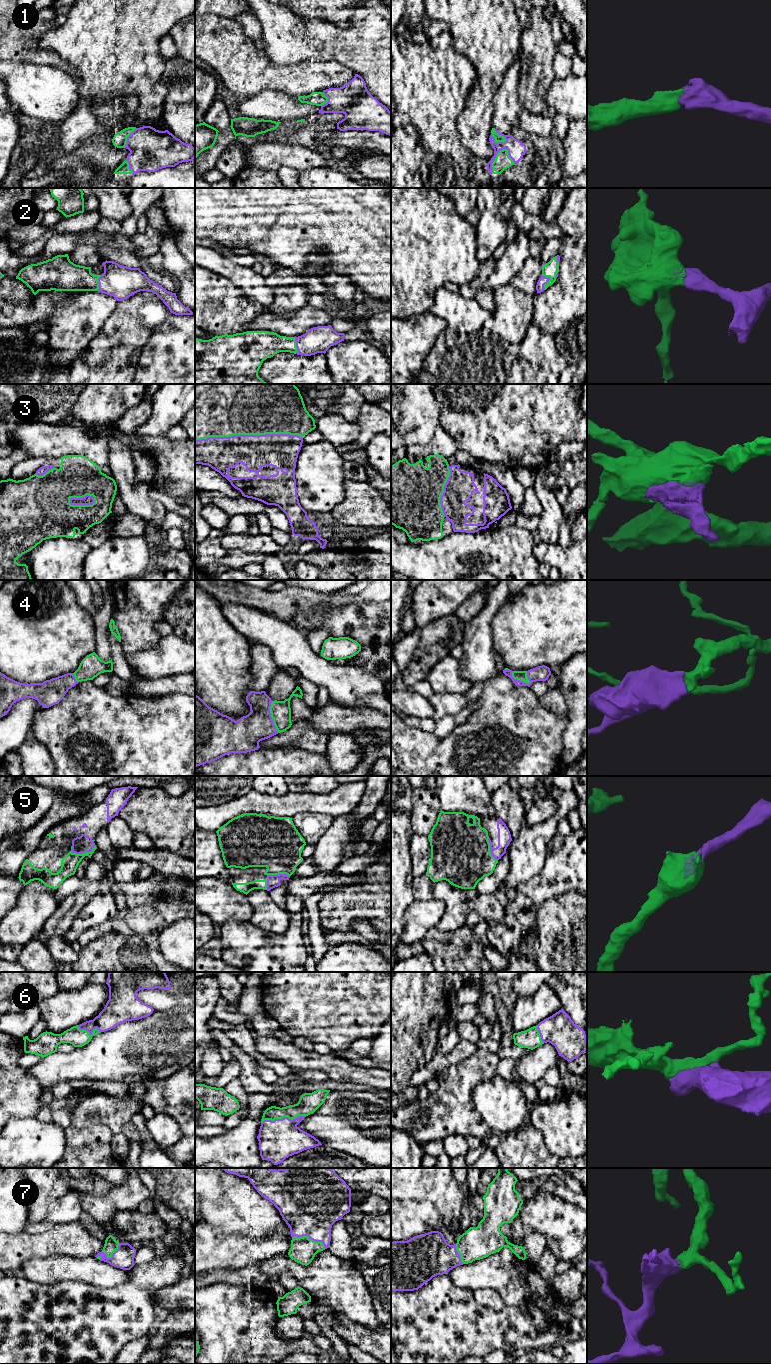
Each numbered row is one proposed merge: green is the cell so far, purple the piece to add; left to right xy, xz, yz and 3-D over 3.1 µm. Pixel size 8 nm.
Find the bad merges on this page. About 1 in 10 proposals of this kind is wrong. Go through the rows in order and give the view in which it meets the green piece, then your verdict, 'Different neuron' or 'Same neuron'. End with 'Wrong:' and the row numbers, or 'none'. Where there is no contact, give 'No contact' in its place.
1: Touches green in yz. Same neuron
2: Touches green in yz. Same neuron
3: Touches green in xz. Same neuron
4: Touches green in yz. Same neuron
5: Touches green in xy. Same neuron
6: Touches green in xz. Same neuron
7: Touches green in xz. Same neuron
Wrong: none

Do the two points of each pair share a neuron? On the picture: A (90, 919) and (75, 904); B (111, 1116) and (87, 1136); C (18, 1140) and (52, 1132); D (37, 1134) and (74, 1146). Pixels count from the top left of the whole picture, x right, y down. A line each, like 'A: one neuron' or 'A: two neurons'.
A: two neurons
B: two neurons
C: one neuron
D: two neurons

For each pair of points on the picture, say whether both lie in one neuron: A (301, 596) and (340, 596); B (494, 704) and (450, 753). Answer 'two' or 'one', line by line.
A: two
B: one

